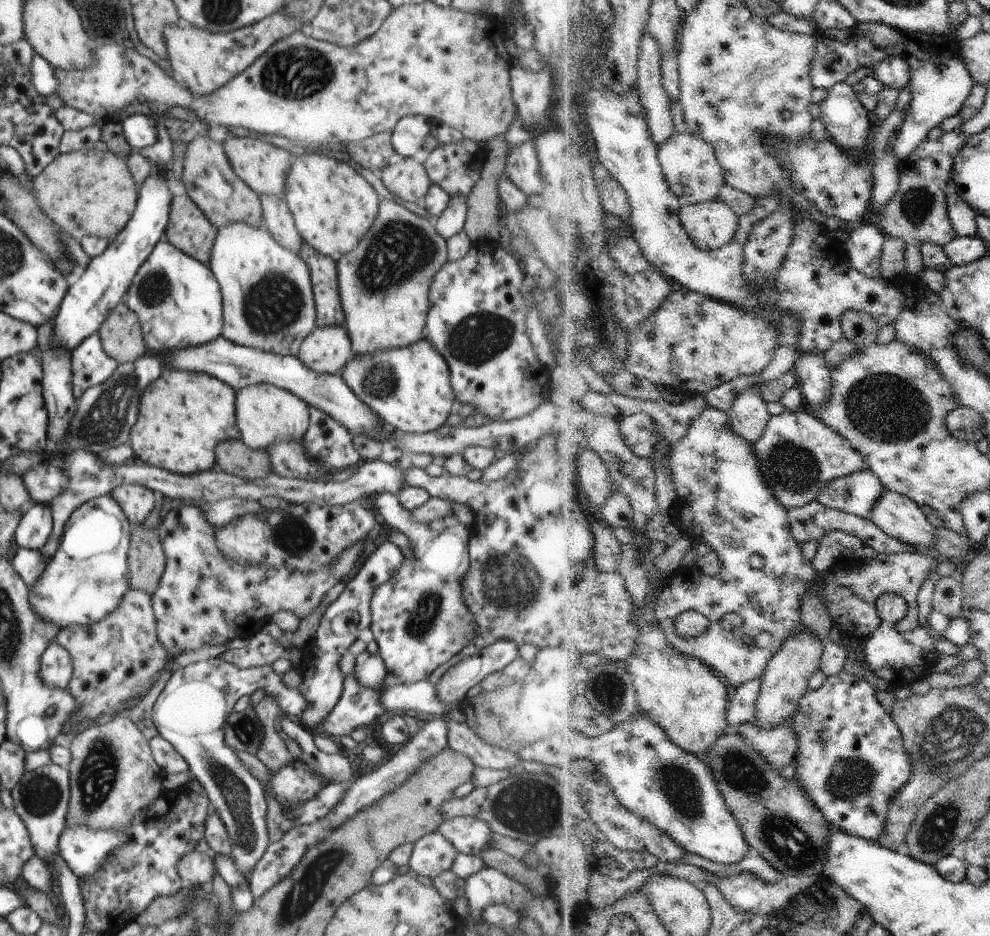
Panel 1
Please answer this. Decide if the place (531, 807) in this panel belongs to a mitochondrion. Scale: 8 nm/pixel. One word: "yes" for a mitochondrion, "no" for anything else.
yes

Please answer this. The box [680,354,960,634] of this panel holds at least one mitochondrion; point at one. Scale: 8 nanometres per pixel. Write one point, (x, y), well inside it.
(887, 407)

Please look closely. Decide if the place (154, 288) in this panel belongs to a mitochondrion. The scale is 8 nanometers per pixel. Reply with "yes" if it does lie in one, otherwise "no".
yes

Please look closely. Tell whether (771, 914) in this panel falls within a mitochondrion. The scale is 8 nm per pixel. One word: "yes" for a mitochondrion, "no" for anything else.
no

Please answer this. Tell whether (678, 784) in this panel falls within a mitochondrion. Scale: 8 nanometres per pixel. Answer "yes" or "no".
yes

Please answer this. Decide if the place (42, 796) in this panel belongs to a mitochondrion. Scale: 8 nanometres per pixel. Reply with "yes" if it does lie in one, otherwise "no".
yes

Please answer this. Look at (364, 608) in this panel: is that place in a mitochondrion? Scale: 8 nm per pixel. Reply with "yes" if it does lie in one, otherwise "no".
no

